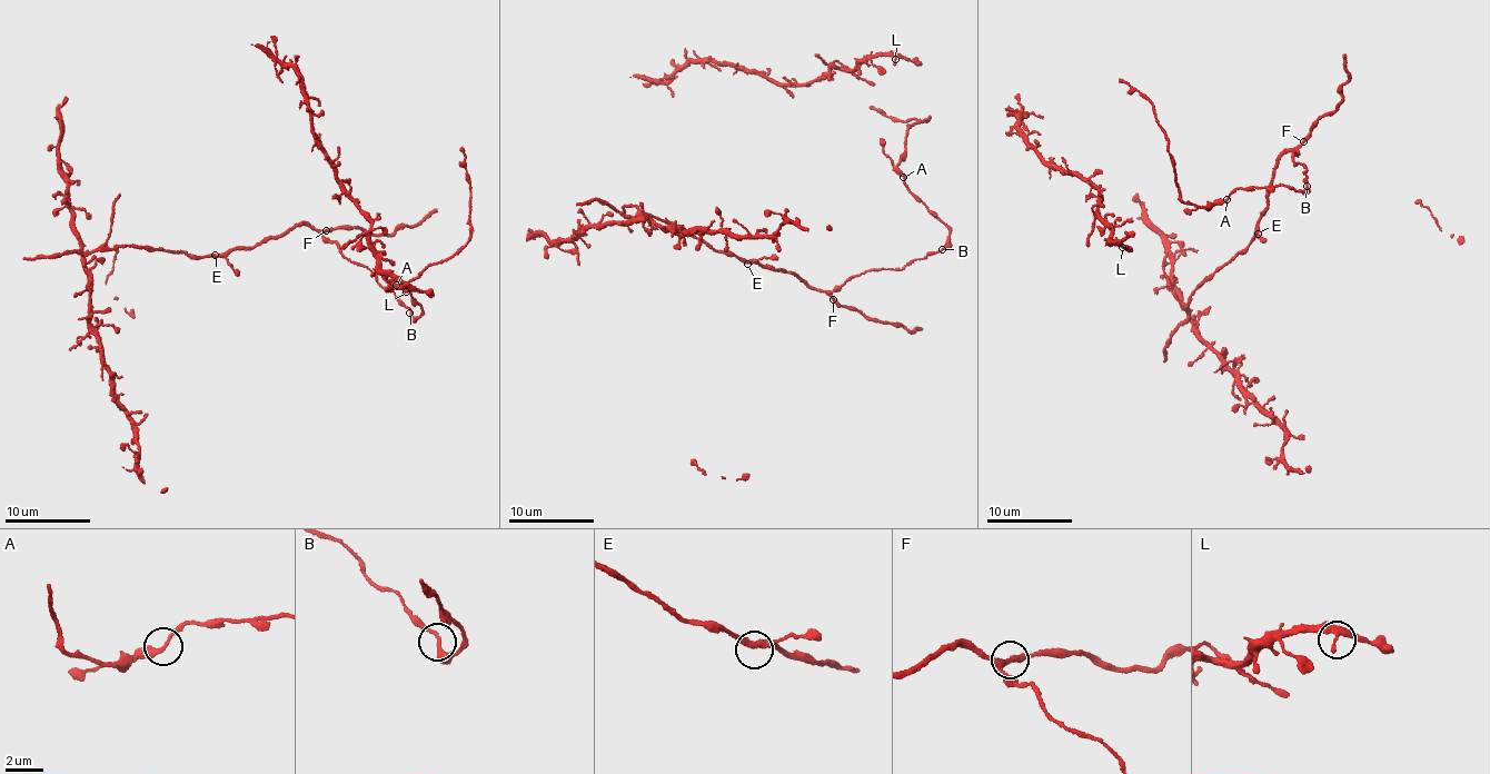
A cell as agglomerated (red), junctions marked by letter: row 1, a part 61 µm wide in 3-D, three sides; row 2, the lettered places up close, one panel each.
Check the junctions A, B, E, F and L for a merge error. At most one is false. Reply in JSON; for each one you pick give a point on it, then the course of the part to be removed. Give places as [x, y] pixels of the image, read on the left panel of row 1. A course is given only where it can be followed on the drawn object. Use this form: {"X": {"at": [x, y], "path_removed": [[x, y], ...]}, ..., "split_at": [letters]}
{"split_at": []}

